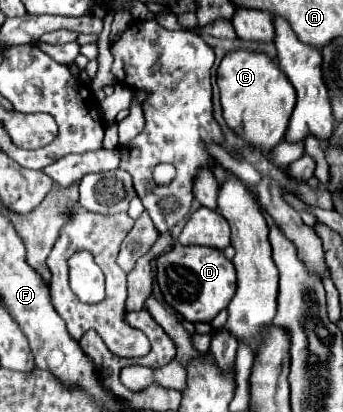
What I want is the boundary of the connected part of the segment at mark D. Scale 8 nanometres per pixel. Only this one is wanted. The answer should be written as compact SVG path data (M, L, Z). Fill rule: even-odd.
M174 244L172 250L156 258L156 278L164 302L174 308L188 322L212 322L216 314L230 304L236 292L236 270L224 252L210 246L182 246Z

